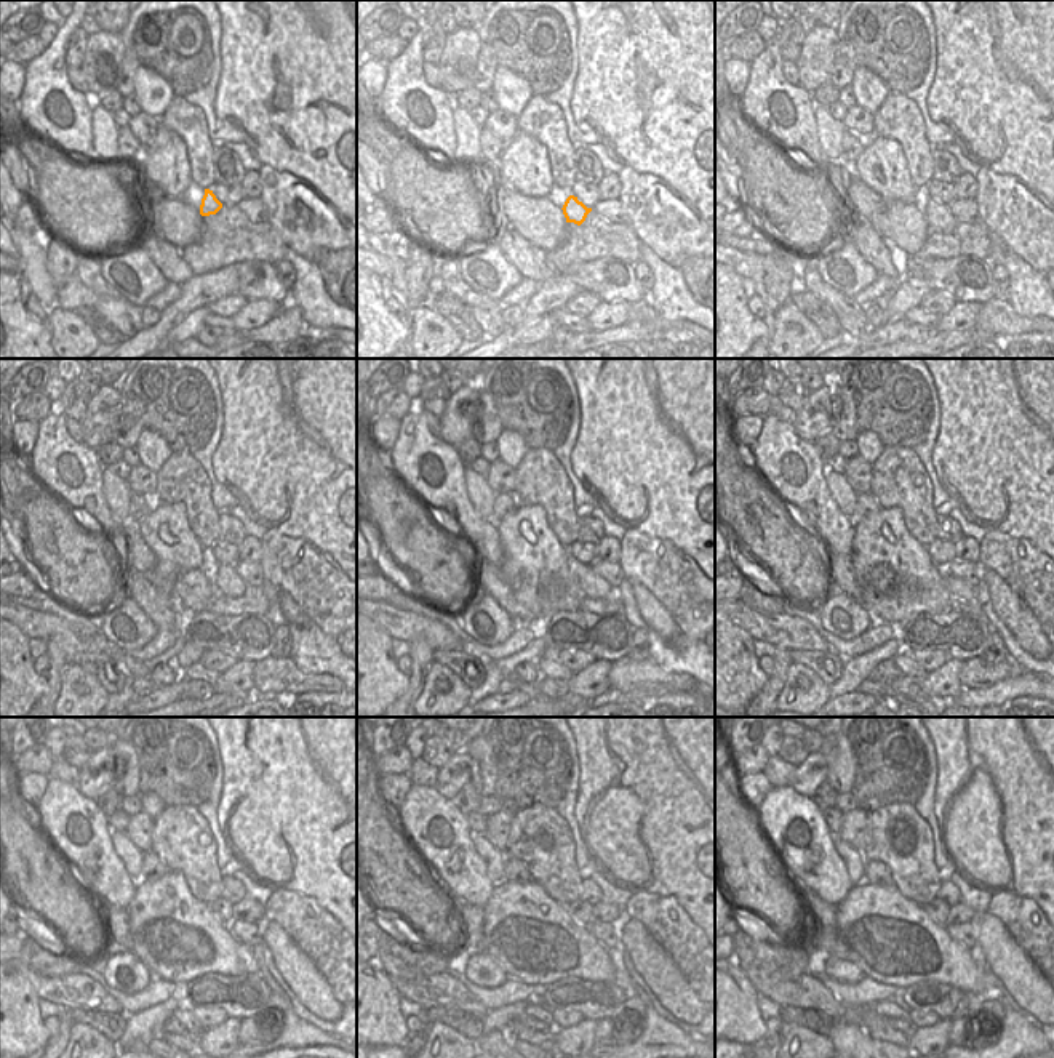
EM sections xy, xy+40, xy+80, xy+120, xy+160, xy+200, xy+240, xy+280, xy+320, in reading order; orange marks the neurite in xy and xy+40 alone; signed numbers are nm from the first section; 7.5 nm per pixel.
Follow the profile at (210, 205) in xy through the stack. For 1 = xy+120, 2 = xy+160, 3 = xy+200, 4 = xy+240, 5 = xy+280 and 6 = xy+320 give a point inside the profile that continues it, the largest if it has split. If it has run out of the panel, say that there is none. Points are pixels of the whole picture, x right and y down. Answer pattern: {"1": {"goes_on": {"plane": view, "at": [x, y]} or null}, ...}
{"1": {"goes_on": {"plane": "xy+120", "at": [227, 581]}}, "2": {"goes_on": {"plane": "xy+160", "at": [594, 586]}}, "3": {"goes_on": {"plane": "xy+200", "at": [962, 591]}}, "4": {"goes_on": {"plane": "xy+240", "at": [298, 1039]}}, "5": {"goes_on": {"plane": "xy+280", "at": [659, 1039]}}, "6": {"goes_on": {"plane": "xy+320", "at": [1018, 1037]}}}

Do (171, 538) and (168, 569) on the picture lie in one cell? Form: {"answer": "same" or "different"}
{"answer": "same"}

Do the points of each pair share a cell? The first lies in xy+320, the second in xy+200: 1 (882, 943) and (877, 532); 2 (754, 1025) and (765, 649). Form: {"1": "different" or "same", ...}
{"1": "same", "2": "different"}

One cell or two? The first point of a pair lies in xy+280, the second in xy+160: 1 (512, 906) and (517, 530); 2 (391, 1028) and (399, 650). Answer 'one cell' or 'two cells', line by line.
1: one cell
2: two cells

